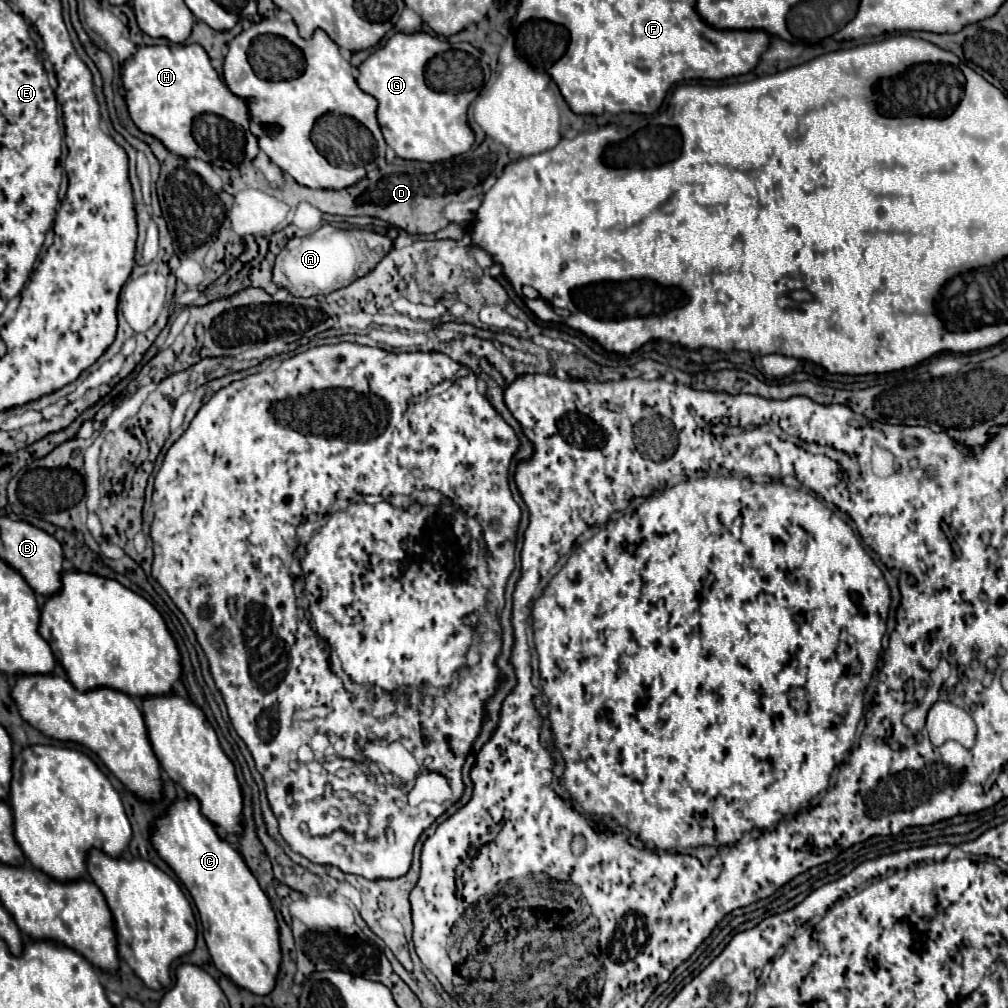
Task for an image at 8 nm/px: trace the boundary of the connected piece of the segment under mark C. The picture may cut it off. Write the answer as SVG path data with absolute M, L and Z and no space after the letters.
M190 797L186 801L176 801L168 809L168 815L160 819L154 827L152 843L158 855L174 869L174 873L180 877L184 887L190 891L194 905L198 907L202 927L204 927L204 939L216 969L224 973L228 979L232 979L238 987L248 989L254 995L268 995L274 989L280 971L280 959L282 959L280 931L278 931L276 913L272 911L268 897L260 889L258 881L246 867L240 853L228 841L220 839L216 827L202 815L196 797Z

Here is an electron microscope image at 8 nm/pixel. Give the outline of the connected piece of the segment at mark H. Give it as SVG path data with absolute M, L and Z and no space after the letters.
M200 45L138 47L138 51L122 67L122 83L126 89L126 105L136 127L160 139L164 147L174 155L182 159L196 157L224 169L234 169L242 163L254 161L258 155L258 139L248 129L248 101L228 89L224 79L220 79L218 71L212 67L208 53Z

